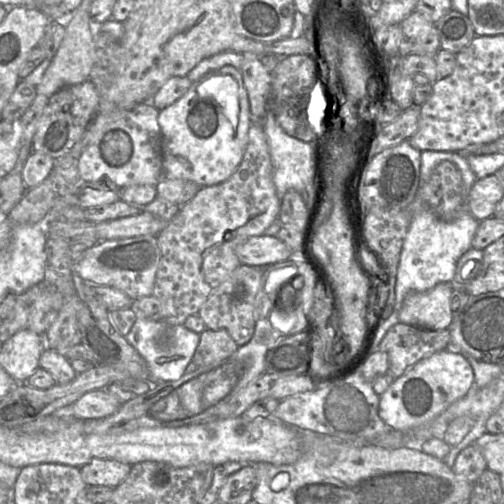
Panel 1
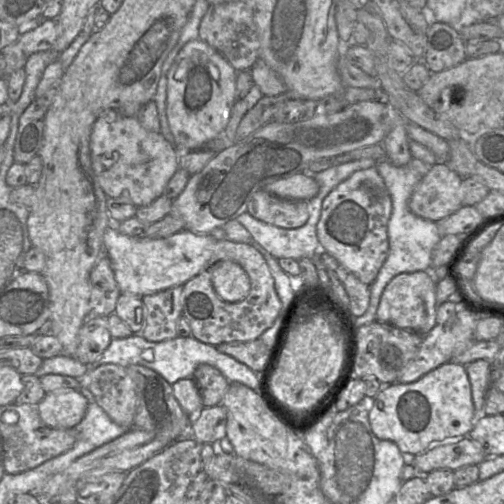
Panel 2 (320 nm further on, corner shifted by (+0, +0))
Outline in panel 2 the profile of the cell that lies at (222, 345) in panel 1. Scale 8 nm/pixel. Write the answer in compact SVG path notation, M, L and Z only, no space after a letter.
M201 364L196 368L193 380L198 386L204 408L220 405L230 386L228 379L208 364Z

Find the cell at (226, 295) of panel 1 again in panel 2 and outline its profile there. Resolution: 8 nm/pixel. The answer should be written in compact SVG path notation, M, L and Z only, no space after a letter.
M228 239L219 240L215 246L213 265L222 260L231 260L246 271L251 284L248 296L237 303L222 301L212 285L211 266L183 285L182 316L191 326L192 337L208 345L257 340L272 327L281 310L281 301L270 268L263 255L252 244L237 243Z

